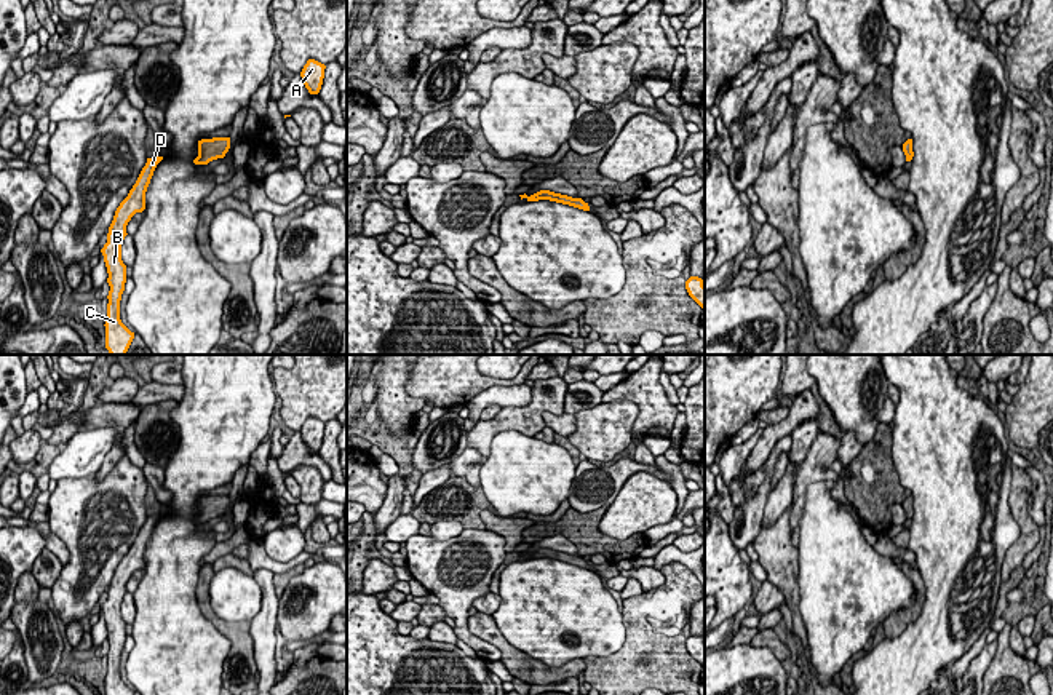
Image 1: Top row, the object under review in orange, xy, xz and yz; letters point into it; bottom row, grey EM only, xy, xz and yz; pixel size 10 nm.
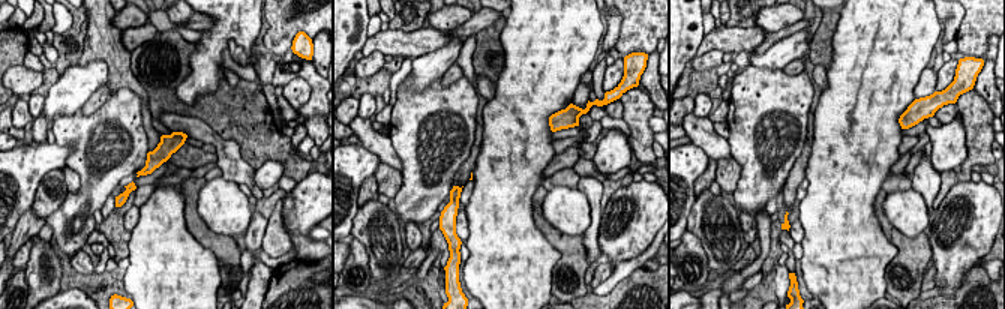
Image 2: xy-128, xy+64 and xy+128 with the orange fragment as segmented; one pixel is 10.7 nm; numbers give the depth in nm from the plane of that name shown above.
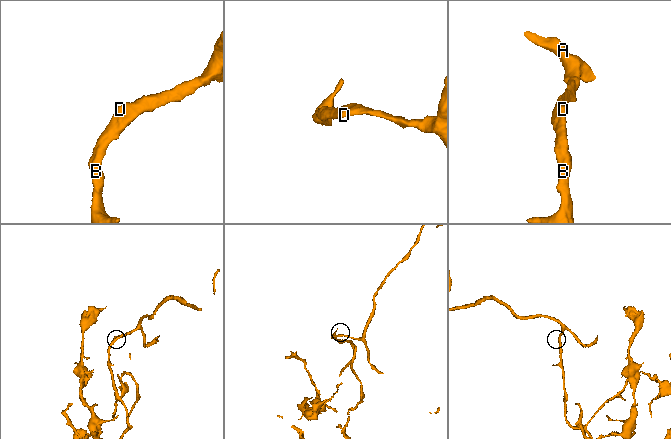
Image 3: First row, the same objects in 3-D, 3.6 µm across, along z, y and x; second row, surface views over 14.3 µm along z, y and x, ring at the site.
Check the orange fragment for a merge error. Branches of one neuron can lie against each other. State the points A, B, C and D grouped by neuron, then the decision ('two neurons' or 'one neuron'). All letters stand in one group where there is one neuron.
A B C D | one neuron

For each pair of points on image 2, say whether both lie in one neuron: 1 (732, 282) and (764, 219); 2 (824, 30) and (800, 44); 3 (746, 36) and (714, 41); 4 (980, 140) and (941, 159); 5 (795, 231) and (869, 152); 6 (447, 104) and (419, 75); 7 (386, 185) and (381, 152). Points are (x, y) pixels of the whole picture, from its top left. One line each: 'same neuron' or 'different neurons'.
1: same neuron
2: different neurons
3: same neuron
4: different neurons
5: different neurons
6: different neurons
7: different neurons

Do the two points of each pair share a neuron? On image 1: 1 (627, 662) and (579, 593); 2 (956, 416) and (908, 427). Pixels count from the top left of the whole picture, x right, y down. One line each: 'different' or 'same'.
1: different
2: same

